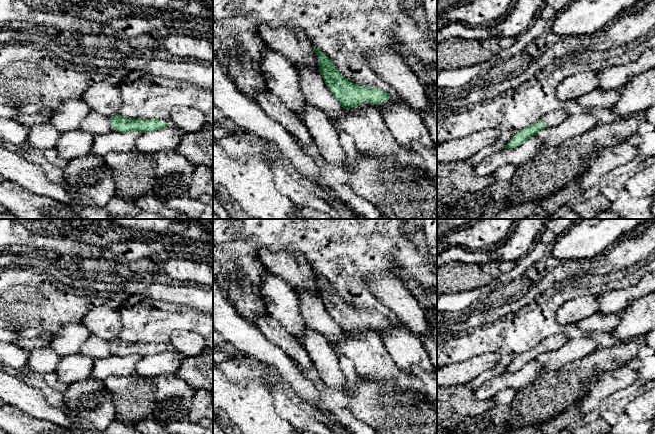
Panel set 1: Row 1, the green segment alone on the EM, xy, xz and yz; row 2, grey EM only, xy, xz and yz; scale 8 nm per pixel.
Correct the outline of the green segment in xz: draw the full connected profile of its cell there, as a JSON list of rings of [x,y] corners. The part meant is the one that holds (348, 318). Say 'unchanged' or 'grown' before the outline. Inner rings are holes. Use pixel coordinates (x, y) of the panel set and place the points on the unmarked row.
grown | [[[312,270],[318,280],[318,289],[323,304],[341,330],[345,333],[362,334],[369,329],[377,334],[391,330],[389,317],[360,310],[348,305],[336,294],[333,286],[319,273]]]

